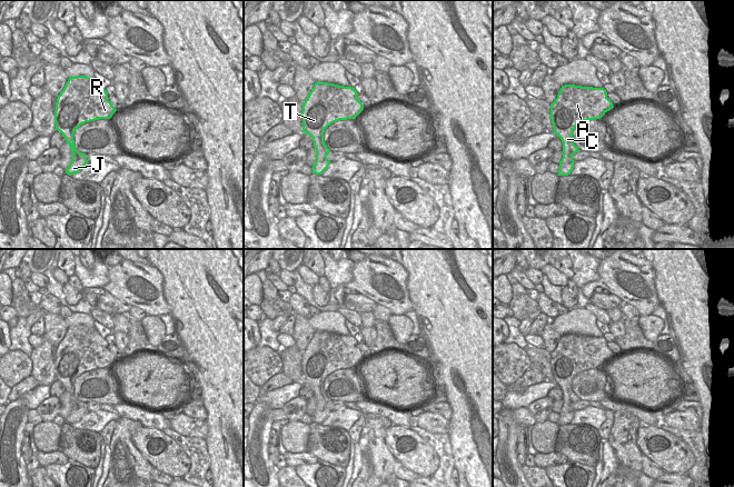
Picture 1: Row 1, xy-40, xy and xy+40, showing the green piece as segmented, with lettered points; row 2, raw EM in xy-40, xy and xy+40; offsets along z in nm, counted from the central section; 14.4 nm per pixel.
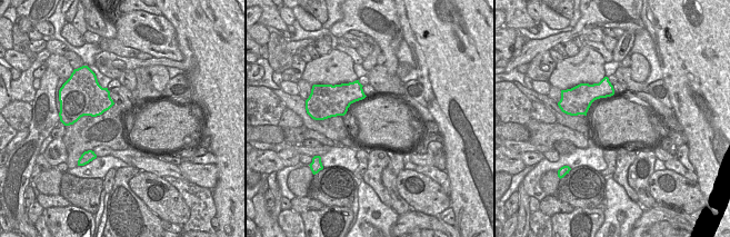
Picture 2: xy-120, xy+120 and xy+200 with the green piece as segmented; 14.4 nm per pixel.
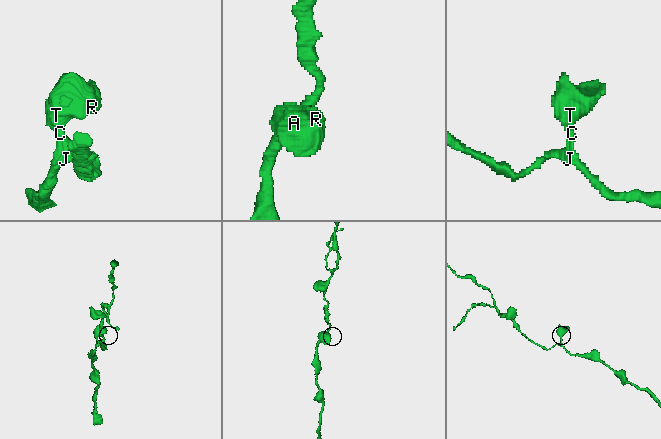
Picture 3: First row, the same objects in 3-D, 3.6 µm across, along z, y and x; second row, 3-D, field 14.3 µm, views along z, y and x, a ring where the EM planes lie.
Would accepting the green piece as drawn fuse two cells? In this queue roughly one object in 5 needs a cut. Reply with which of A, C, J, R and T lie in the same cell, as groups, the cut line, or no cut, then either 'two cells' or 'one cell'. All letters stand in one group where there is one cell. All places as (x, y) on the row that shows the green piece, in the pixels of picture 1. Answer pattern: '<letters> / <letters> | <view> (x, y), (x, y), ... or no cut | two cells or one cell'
A C J R T | no cut | one cell

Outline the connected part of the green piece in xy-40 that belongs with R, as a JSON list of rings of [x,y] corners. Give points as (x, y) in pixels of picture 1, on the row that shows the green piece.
[[[86,76],[69,77],[63,90],[57,98],[54,110],[56,130],[62,133],[70,145],[71,162],[66,173],[80,172],[88,163],[86,153],[75,147],[75,131],[83,123],[110,119],[117,110],[108,100],[108,93],[95,78]]]

